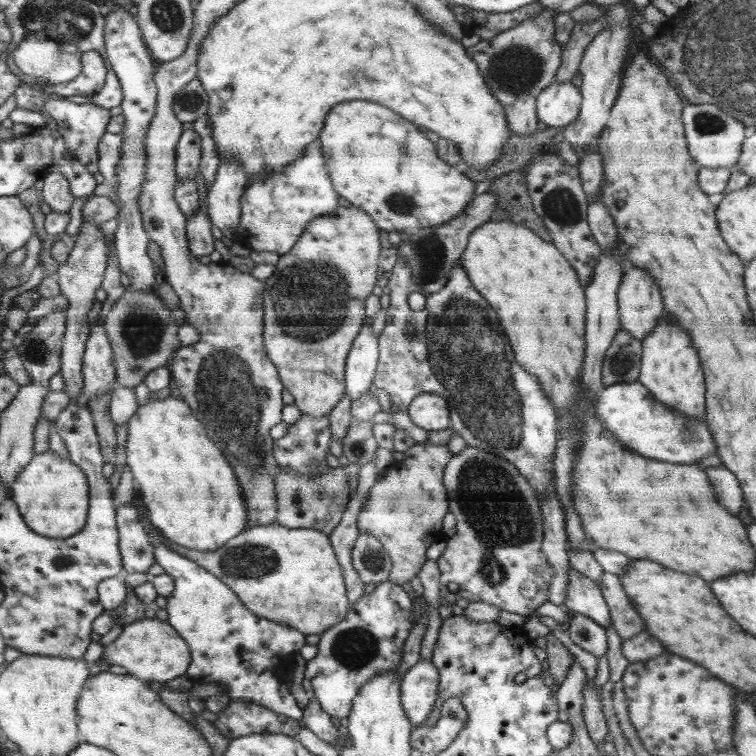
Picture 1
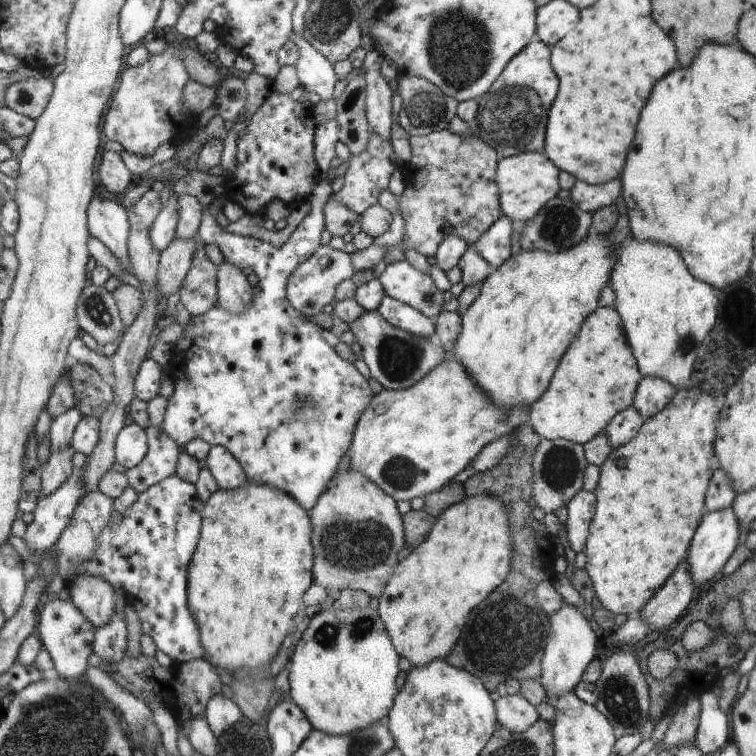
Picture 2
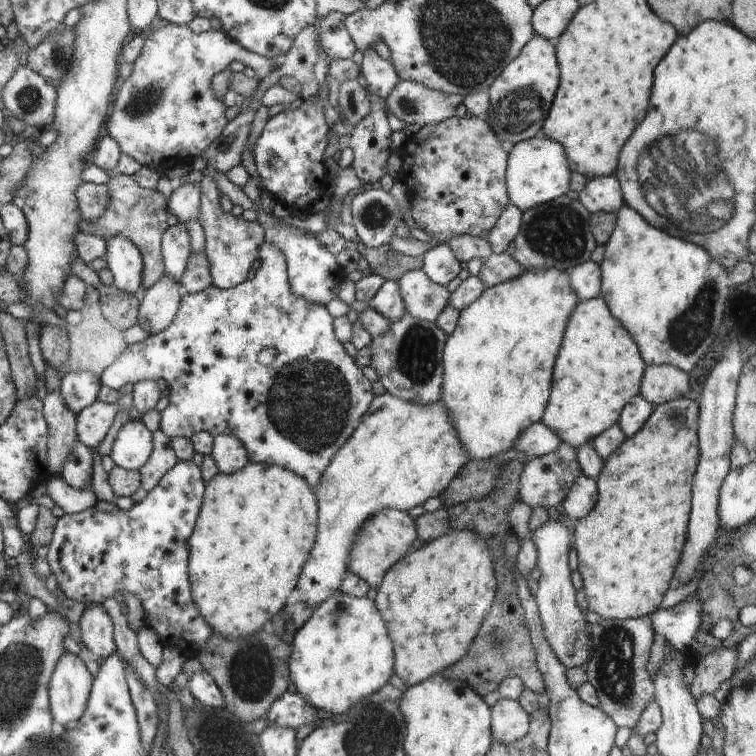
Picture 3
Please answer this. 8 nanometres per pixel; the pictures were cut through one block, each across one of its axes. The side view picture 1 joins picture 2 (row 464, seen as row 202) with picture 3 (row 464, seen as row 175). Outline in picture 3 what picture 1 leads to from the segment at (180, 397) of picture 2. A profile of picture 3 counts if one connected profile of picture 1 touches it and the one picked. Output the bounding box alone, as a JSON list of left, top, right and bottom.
[99,242,374,491]

